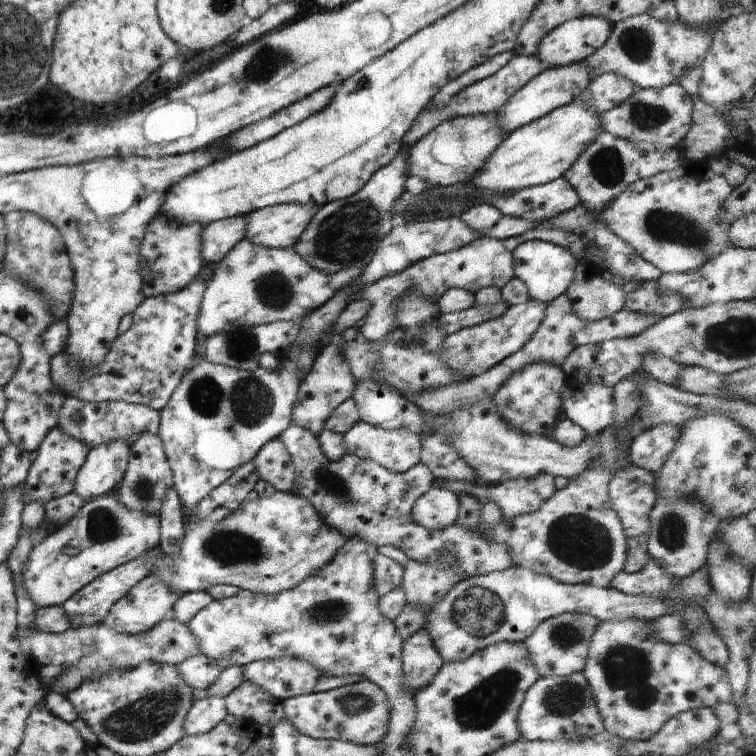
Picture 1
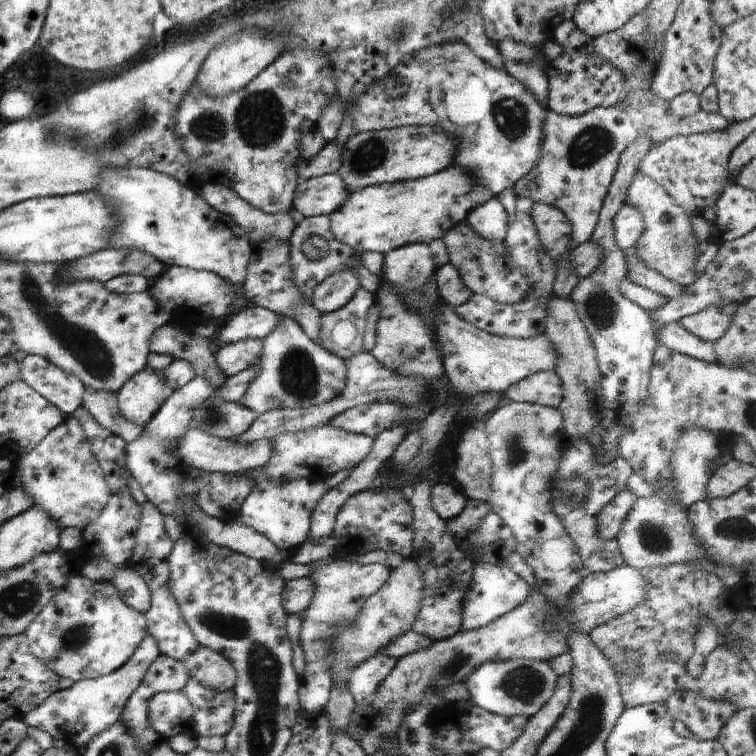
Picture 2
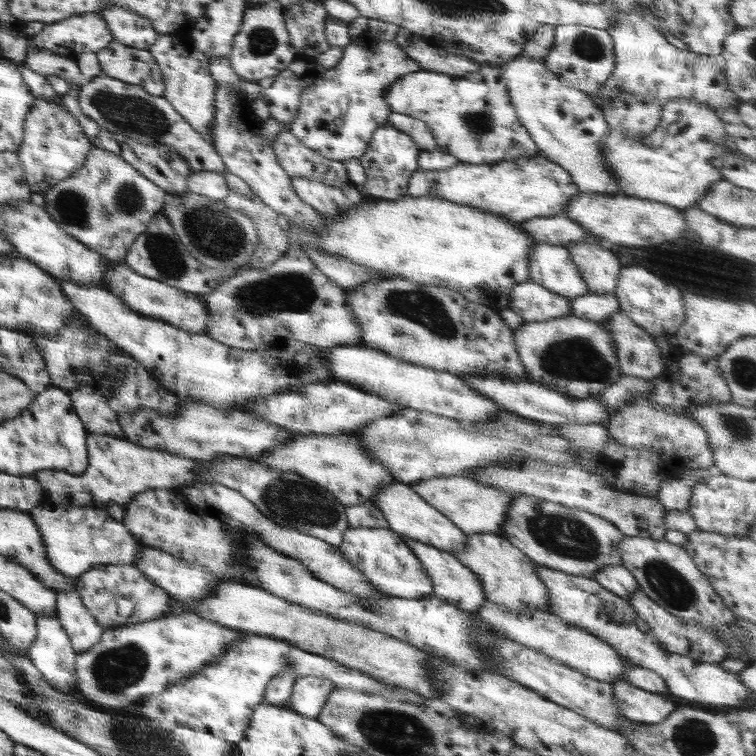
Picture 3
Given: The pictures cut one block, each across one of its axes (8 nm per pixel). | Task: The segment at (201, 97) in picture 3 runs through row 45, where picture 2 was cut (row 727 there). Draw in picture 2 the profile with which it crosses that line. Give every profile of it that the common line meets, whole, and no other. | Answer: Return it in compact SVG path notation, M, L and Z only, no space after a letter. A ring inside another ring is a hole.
M182 691L159 692L148 702L150 726L167 739L182 733L197 737L192 714L192 704Z

